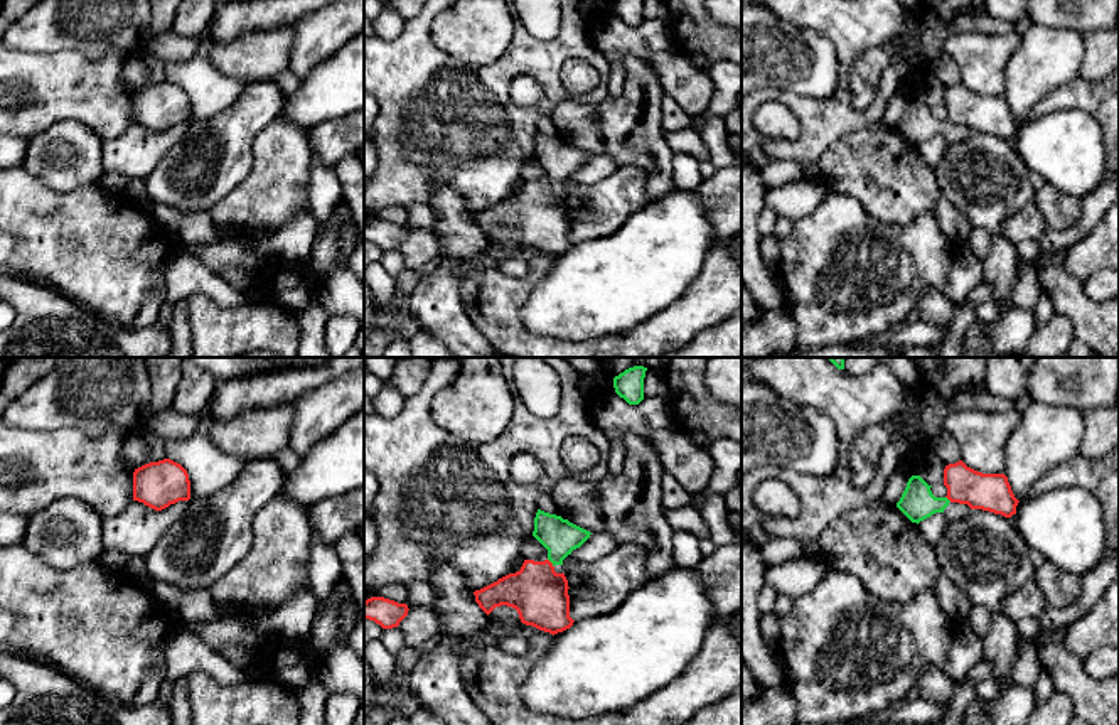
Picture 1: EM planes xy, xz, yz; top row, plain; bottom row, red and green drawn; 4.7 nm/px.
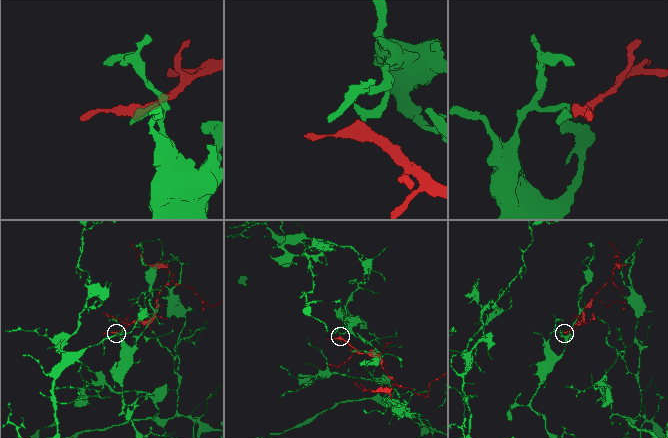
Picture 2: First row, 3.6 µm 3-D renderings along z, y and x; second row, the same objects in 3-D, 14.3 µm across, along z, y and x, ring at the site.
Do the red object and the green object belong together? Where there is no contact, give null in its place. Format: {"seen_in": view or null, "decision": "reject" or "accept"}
{"seen_in": "xz", "decision": "reject"}

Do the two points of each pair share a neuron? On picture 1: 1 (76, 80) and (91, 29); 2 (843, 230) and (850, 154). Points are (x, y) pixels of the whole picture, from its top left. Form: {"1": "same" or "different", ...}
{"1": "different", "2": "different"}

